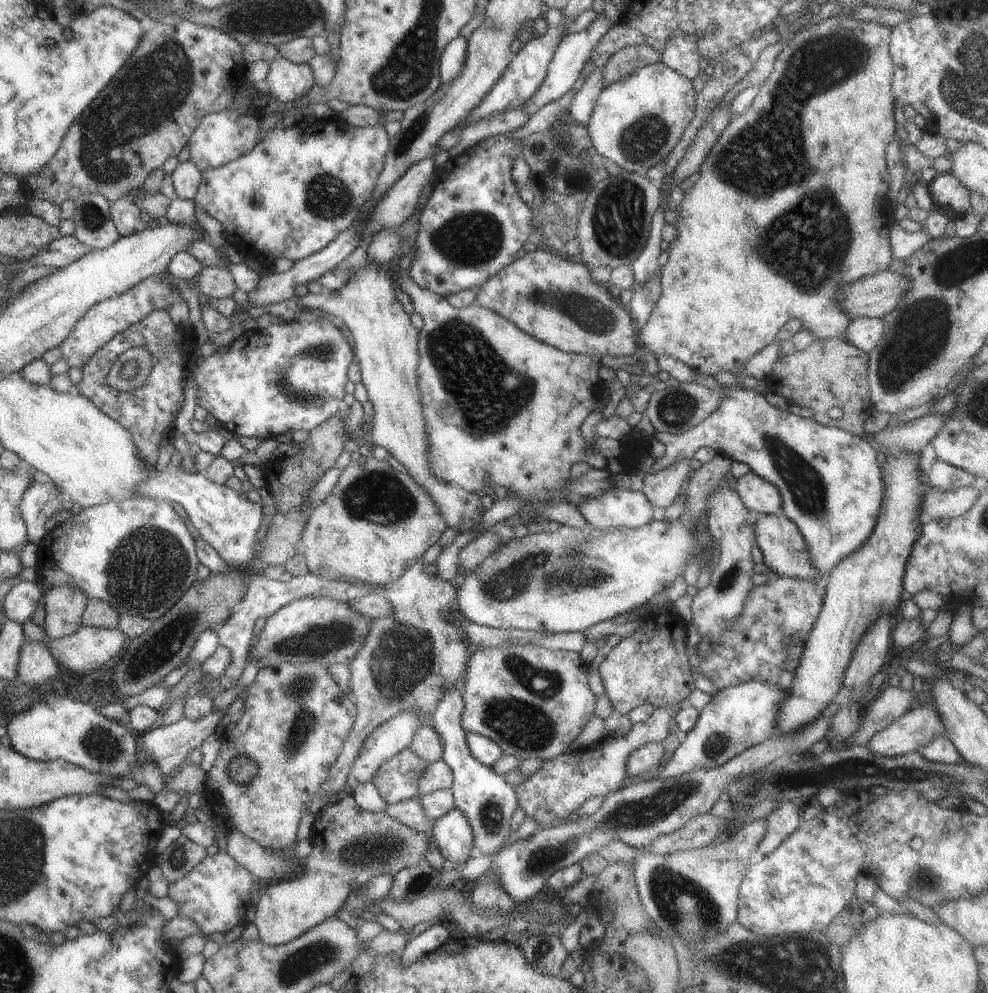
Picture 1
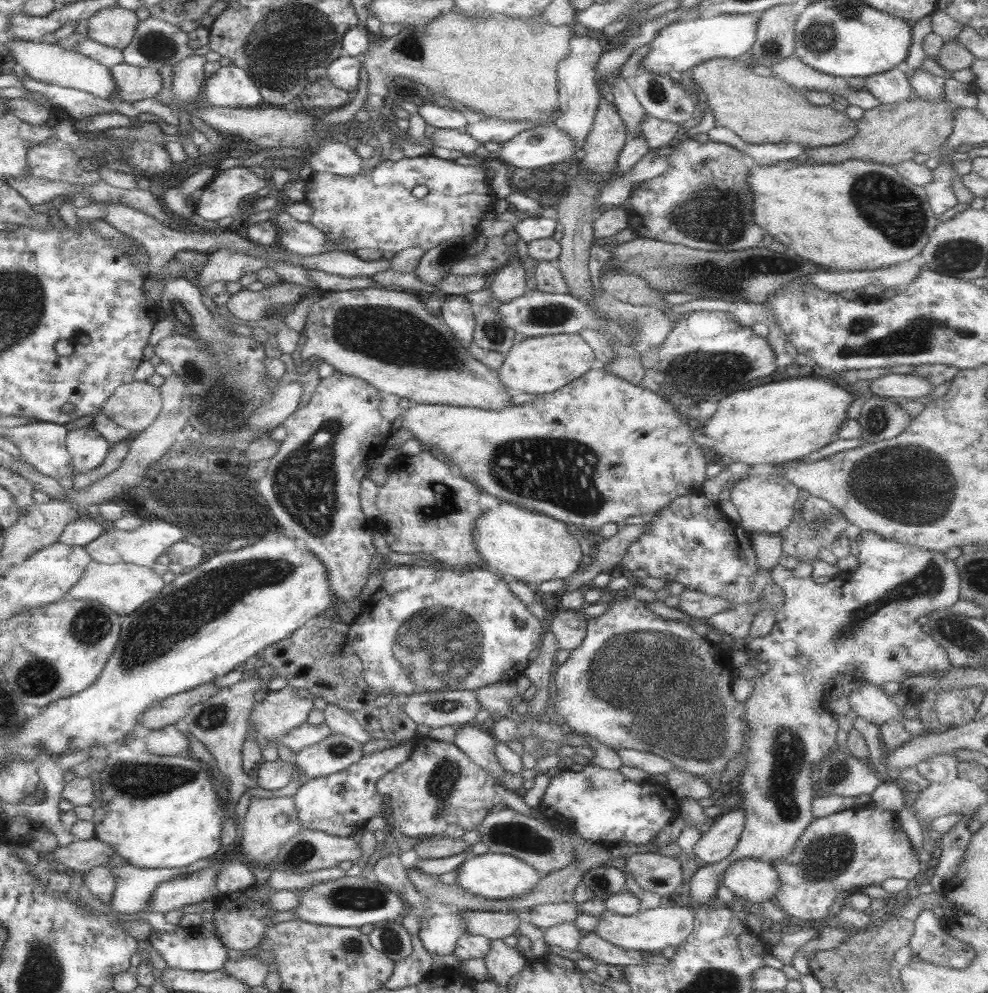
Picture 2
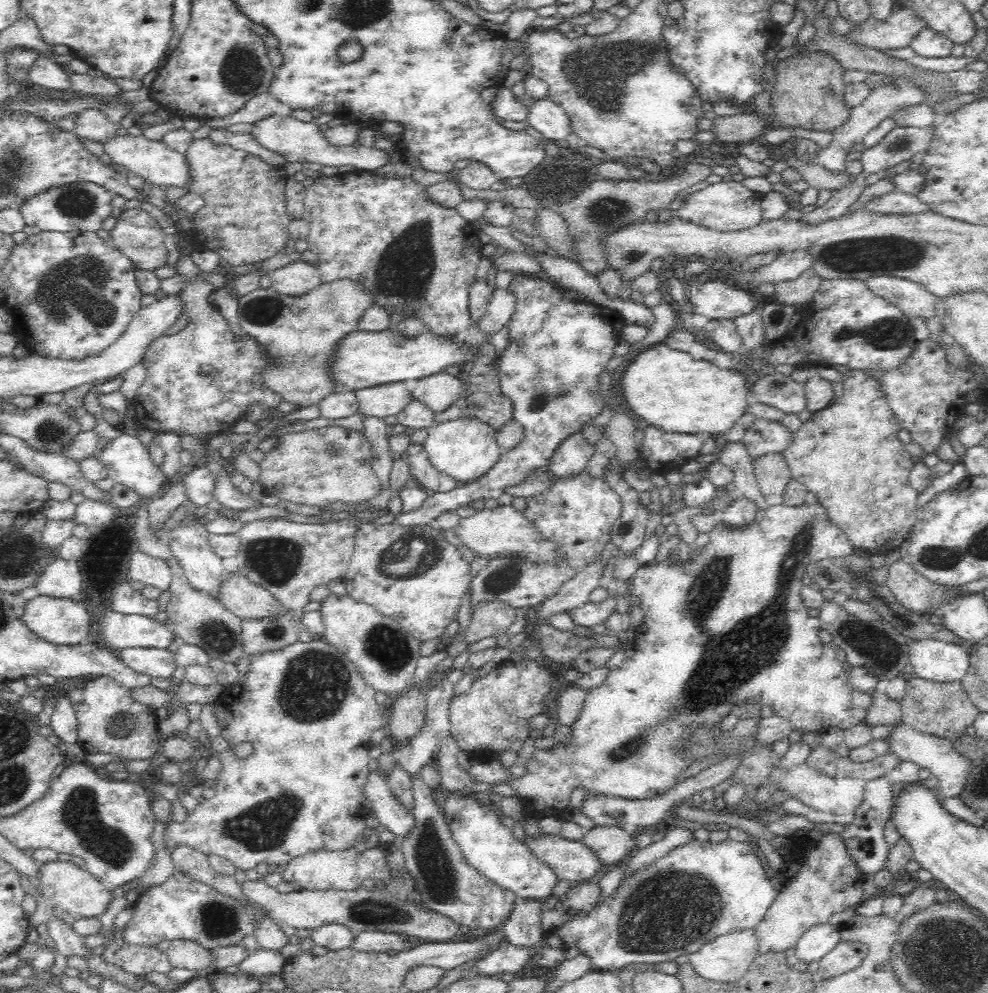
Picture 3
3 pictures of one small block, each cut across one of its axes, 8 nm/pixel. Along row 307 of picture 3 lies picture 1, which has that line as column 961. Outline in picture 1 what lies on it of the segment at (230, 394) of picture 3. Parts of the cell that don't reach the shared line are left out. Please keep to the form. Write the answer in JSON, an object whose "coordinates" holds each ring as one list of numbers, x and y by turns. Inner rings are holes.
{"coordinates":[[951,172,929,174,929,194,933,198,933,204,947,206,953,218,965,216,971,212,971,206,969,206,971,192]]}

